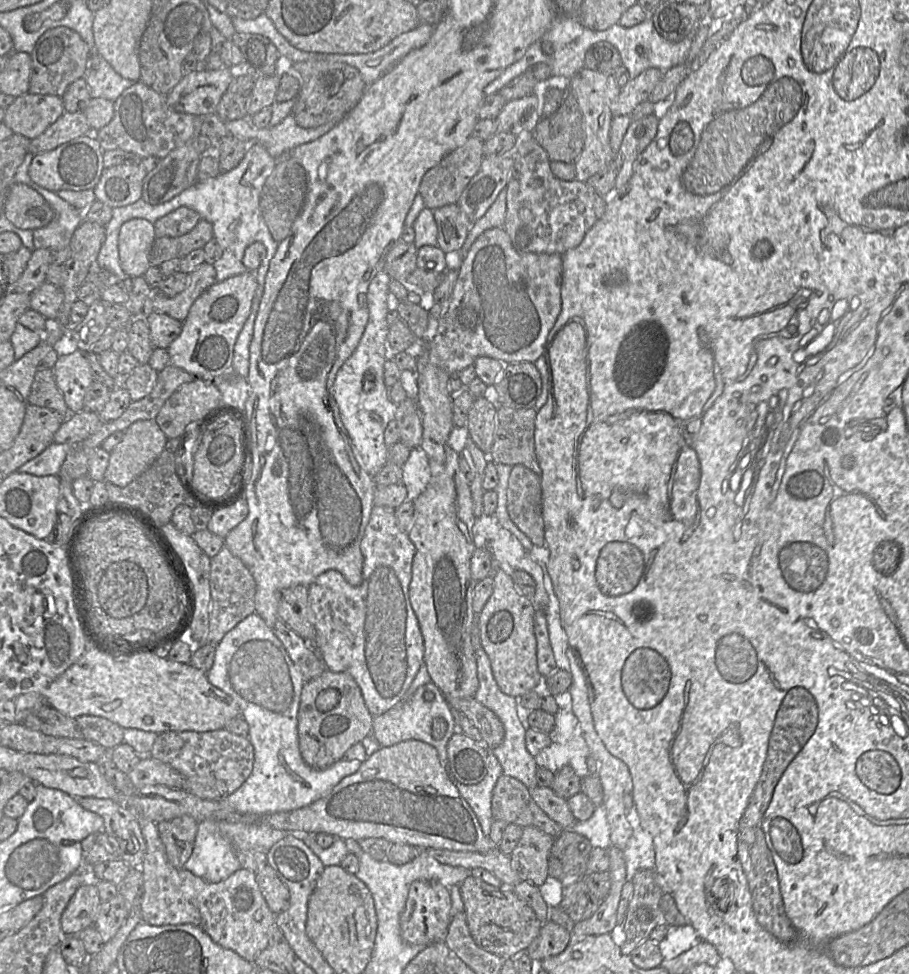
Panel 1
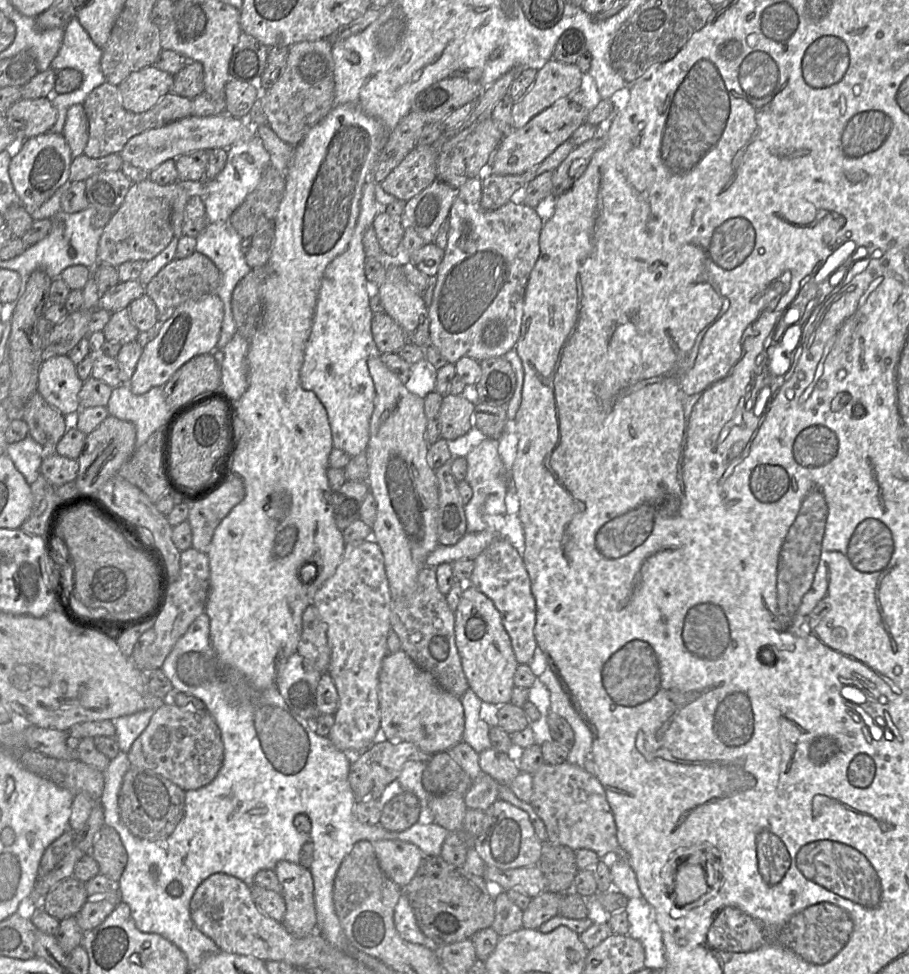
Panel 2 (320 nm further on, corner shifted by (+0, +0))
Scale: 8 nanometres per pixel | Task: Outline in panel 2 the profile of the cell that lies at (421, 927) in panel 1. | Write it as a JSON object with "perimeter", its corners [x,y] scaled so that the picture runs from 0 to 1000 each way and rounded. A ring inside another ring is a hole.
{"perimeter":[[[415,862],[408,864],[418,891],[440,911],[447,910],[455,900],[466,877],[454,866],[440,862]]]}

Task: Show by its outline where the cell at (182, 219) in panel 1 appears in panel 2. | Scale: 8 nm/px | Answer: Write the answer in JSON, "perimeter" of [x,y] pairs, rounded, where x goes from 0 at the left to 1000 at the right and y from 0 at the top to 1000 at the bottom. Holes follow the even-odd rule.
{"perimeter":[[[165,184],[146,188],[134,210],[113,234],[108,252],[109,270],[130,274],[141,268],[162,269],[178,259],[191,244],[188,220],[195,198],[194,188],[176,190]]]}

